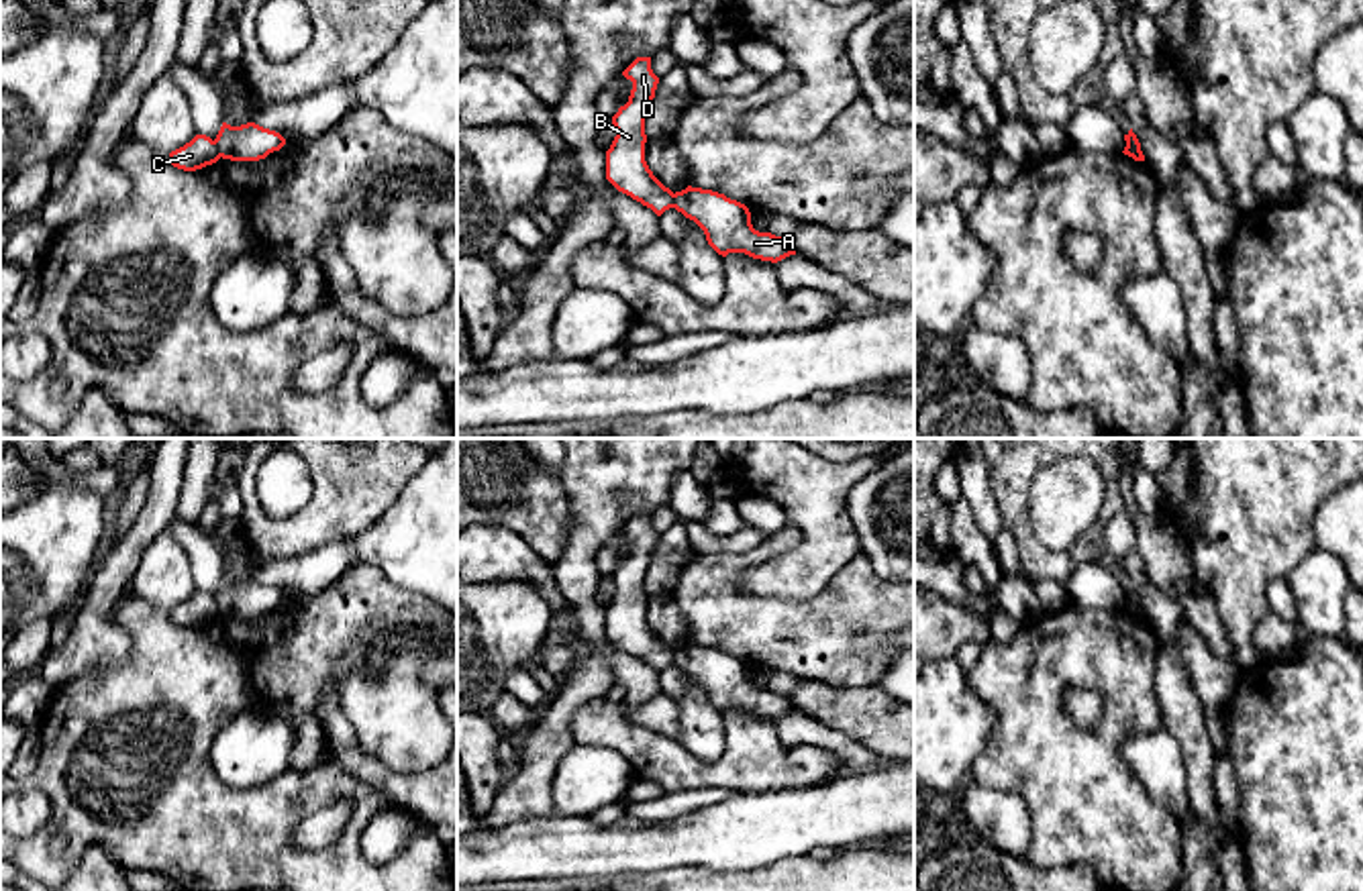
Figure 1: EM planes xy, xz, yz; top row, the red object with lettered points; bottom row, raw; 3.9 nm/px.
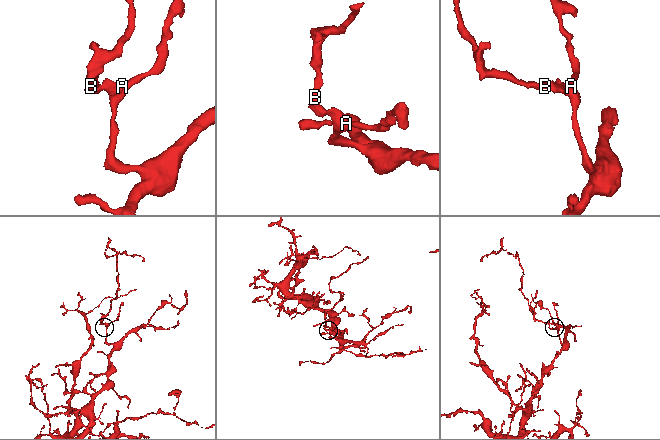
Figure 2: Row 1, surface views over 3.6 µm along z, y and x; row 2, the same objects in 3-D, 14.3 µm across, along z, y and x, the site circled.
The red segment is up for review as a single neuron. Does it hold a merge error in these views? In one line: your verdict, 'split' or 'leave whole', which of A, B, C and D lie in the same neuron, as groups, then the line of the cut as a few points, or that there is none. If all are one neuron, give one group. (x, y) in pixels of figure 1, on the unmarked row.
split | A / B C D | xy (213, 598), (221, 612)

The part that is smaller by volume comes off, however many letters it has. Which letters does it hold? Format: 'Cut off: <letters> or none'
Cut off: B, C, D

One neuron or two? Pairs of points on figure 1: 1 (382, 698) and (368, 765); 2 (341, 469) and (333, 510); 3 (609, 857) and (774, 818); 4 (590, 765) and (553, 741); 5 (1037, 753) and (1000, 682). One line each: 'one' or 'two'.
1: two
2: one
3: one
4: two
5: one

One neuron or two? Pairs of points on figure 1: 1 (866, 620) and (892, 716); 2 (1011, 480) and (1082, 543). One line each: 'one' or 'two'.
1: two
2: one

